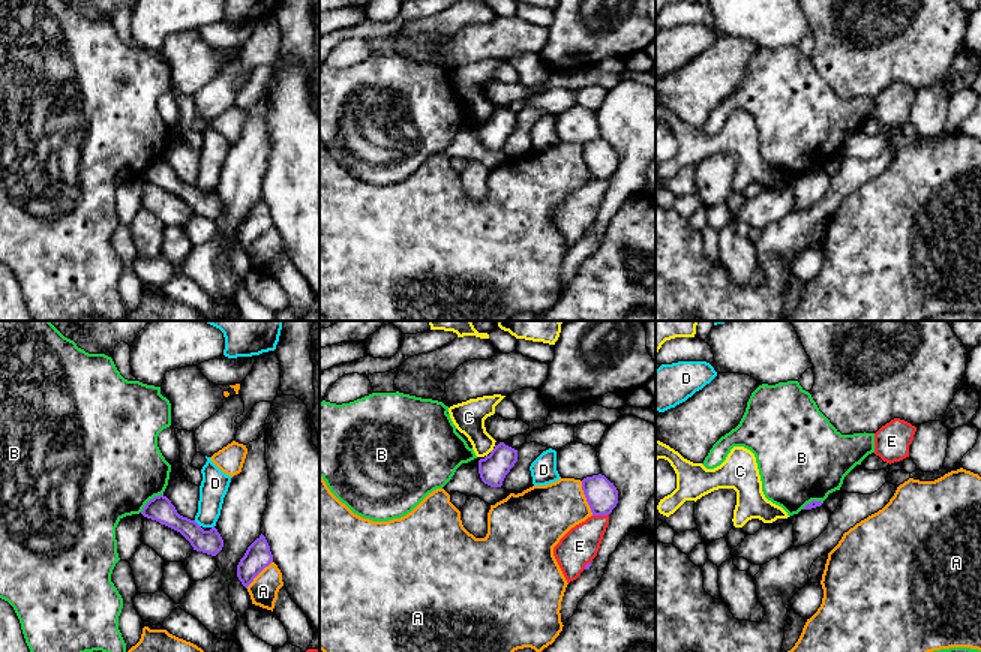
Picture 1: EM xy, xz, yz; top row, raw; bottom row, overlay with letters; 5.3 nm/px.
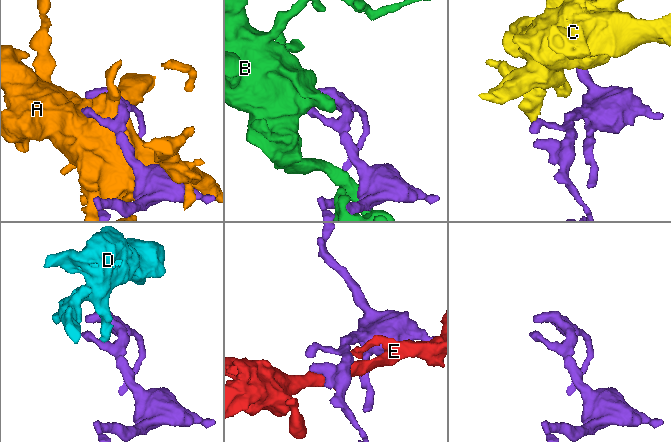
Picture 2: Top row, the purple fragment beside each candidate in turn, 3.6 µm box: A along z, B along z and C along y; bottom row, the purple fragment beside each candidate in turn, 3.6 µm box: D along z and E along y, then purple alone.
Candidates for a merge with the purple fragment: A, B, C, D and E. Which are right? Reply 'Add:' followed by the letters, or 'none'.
Add: none

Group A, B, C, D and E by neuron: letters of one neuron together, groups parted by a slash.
A / B / C / D / E

